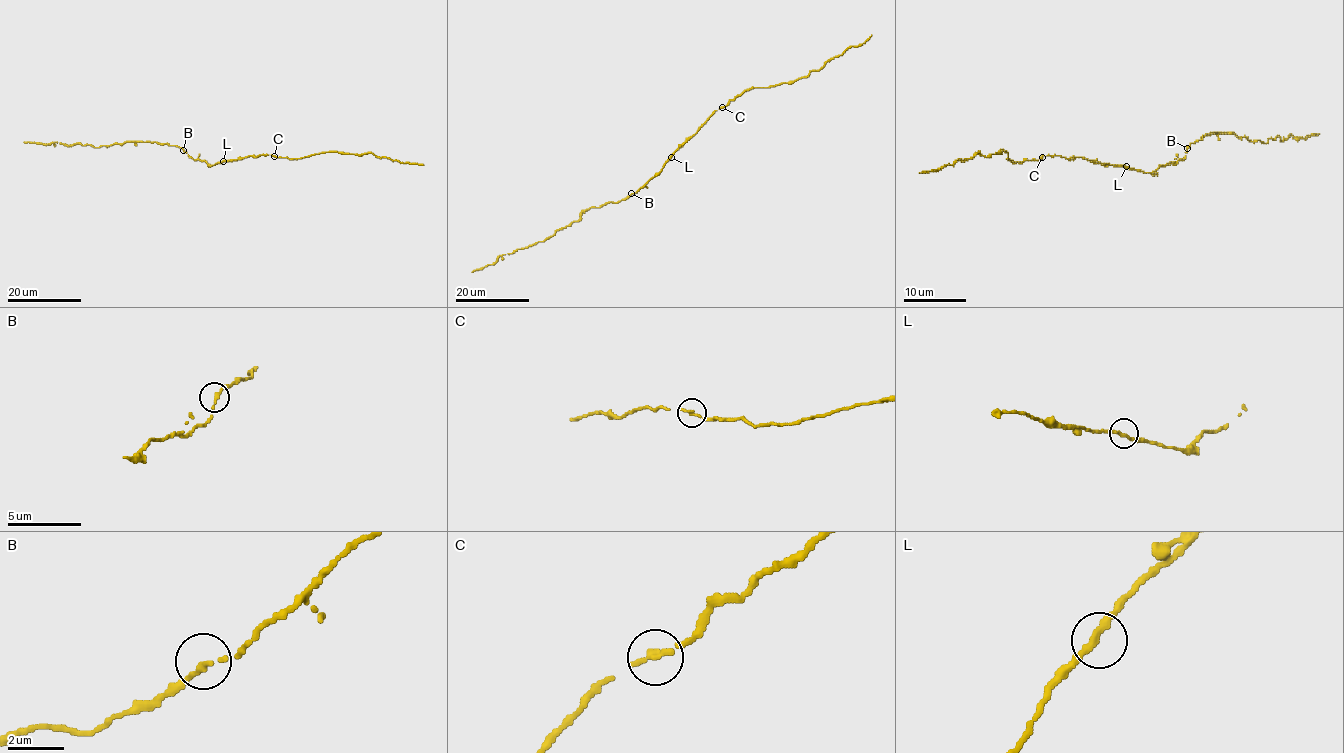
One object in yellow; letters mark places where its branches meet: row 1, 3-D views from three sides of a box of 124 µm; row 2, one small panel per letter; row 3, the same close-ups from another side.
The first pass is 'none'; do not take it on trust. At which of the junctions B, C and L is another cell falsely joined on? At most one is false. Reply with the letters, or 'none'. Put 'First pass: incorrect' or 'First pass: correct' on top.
First pass: correct
none

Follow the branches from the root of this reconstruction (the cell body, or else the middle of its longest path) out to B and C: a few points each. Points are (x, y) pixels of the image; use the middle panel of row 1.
B: (670, 156), (658, 173), (631, 193)
C: (670, 156), (722, 108)

